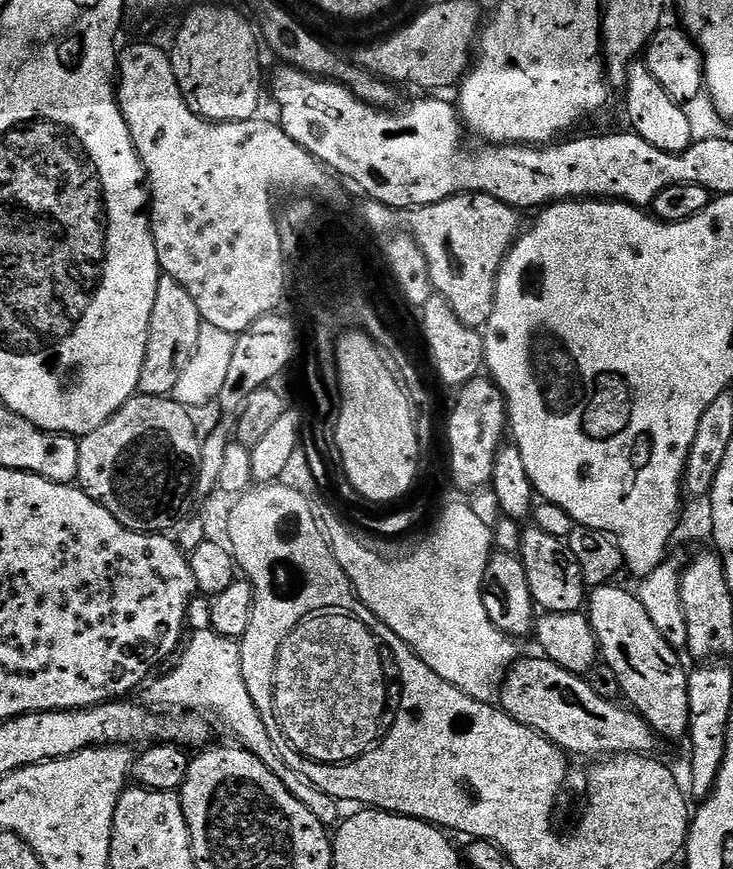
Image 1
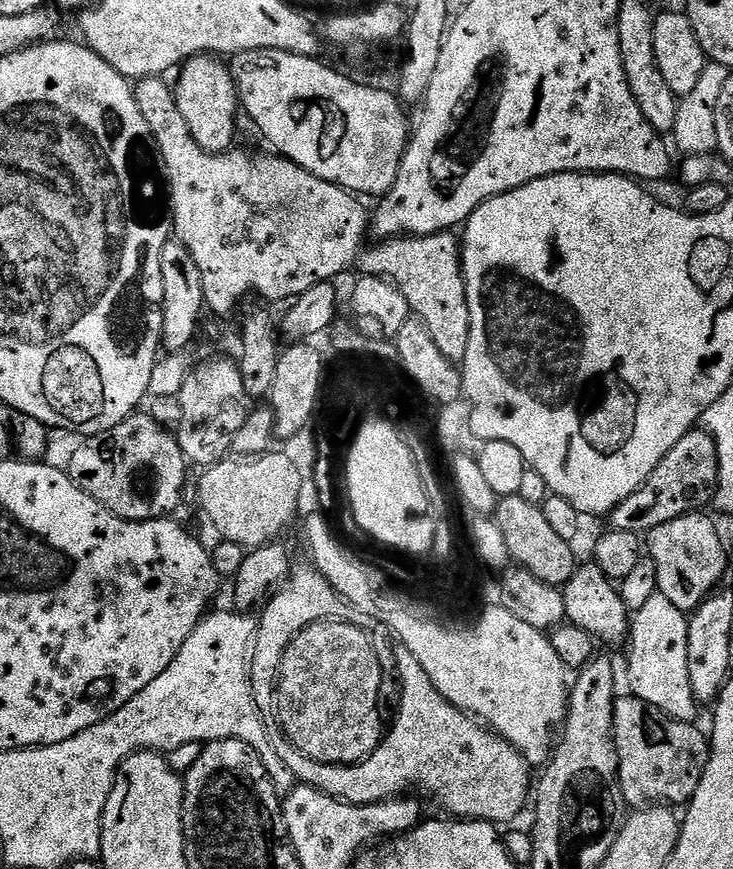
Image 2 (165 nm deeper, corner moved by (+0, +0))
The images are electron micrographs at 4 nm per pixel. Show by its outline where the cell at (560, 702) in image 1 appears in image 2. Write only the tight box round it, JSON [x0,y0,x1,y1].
[612,694,710,809]

